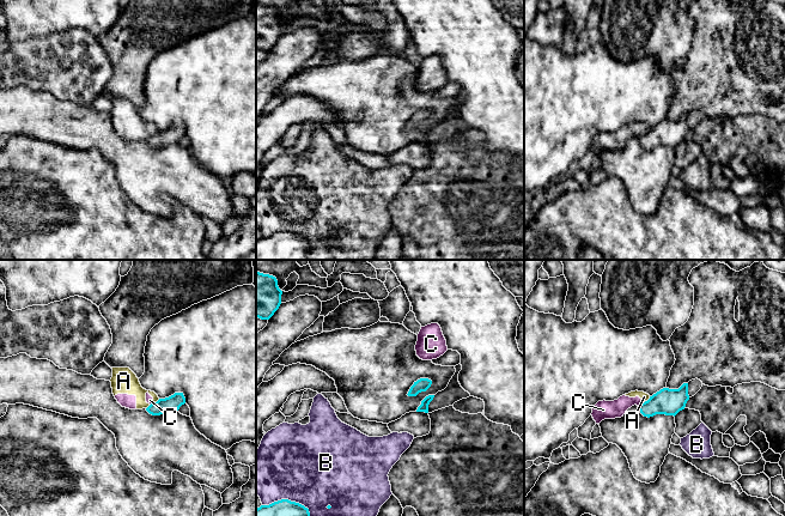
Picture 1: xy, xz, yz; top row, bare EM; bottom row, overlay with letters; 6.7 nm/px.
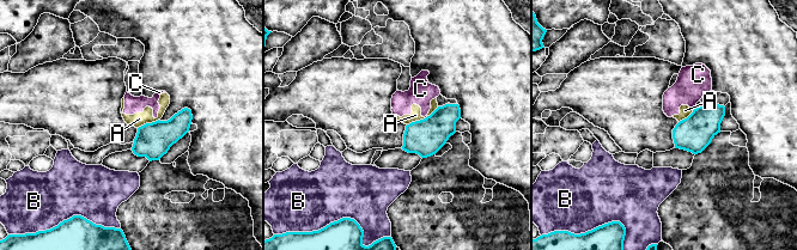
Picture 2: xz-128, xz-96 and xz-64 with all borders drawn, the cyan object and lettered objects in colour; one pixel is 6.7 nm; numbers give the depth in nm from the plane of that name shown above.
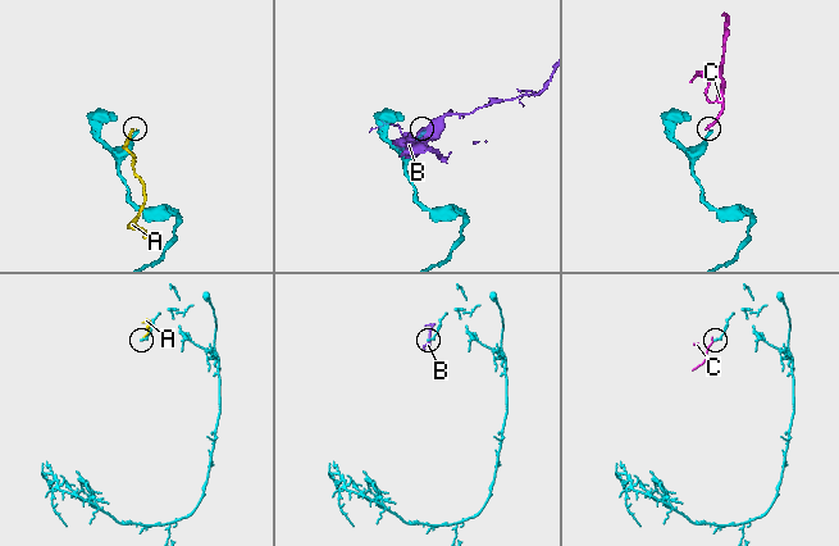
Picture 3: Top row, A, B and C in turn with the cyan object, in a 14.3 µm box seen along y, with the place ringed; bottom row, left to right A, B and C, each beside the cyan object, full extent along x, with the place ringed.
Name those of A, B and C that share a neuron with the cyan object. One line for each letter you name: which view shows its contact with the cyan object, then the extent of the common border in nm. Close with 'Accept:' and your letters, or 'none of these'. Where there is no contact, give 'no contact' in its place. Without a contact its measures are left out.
Accept: none of these

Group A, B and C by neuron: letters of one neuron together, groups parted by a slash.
A C / B

